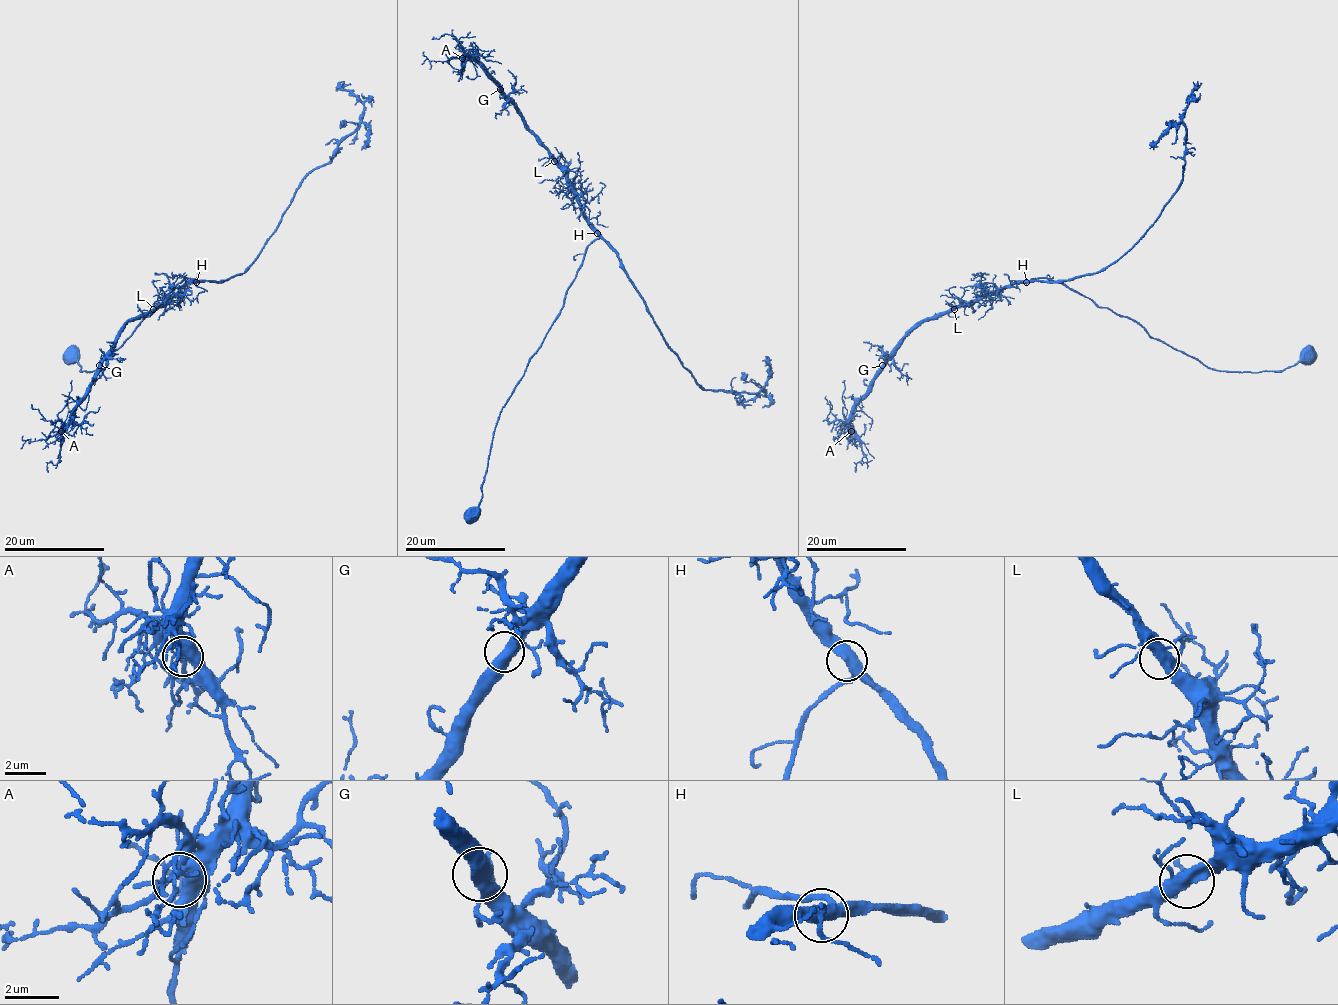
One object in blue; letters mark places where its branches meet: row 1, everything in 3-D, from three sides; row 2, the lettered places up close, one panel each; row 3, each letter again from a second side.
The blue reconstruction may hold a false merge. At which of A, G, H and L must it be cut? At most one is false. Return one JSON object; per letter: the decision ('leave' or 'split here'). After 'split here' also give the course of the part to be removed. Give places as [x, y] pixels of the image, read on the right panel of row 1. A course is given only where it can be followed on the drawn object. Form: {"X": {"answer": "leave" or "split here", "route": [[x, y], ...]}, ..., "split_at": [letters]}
{"A": {"answer": "leave"}, "G": {"answer": "leave"}, "H": {"answer": "leave"}, "L": {"answer": "leave"}, "split_at": []}

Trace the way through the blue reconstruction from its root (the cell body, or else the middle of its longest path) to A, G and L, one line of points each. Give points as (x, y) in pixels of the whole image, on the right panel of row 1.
A: (1034, 281), (1017, 281), (926, 317), (905, 338), (871, 390), (856, 405), (851, 431)
G: (1034, 281), (1017, 281), (1003, 290), (973, 301), (961, 301), (946, 311), (926, 317), (882, 365)
L: (1034, 281), (1017, 281), (1003, 290), (964, 301), (954, 309)

